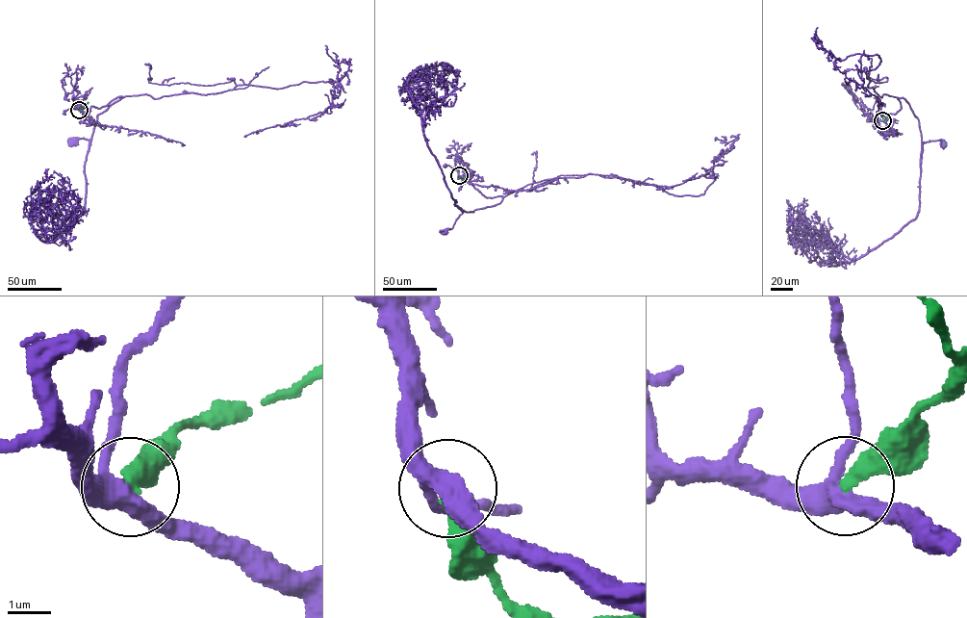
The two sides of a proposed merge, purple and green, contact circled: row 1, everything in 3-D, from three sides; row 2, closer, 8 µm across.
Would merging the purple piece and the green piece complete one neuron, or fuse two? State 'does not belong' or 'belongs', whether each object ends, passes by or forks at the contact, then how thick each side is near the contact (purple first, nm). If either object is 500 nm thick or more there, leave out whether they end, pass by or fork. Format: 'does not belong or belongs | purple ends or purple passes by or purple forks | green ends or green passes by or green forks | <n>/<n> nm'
does not belong | purple forks | green ends | 380/360 nm

